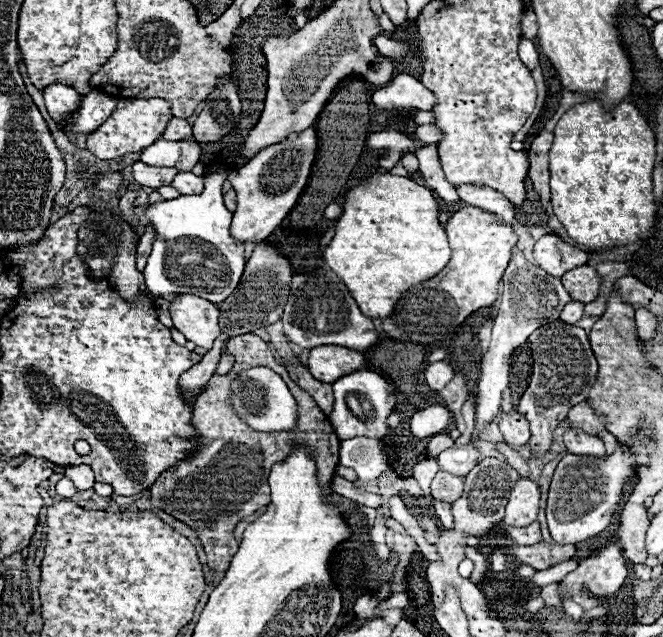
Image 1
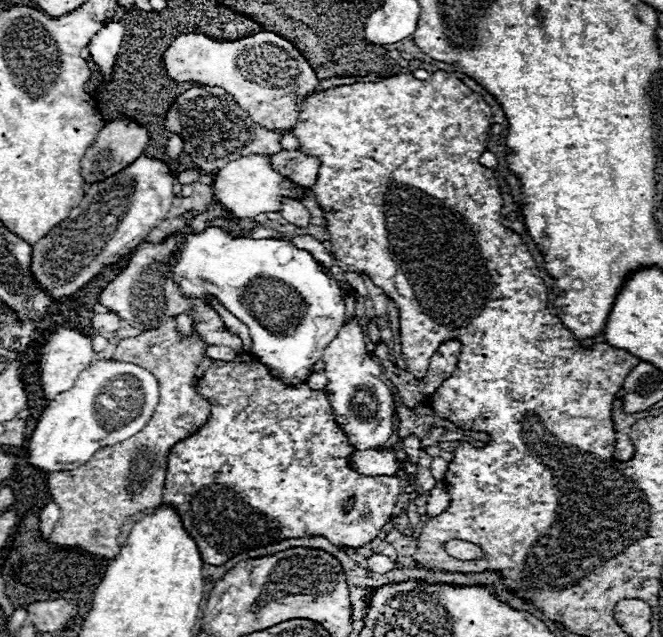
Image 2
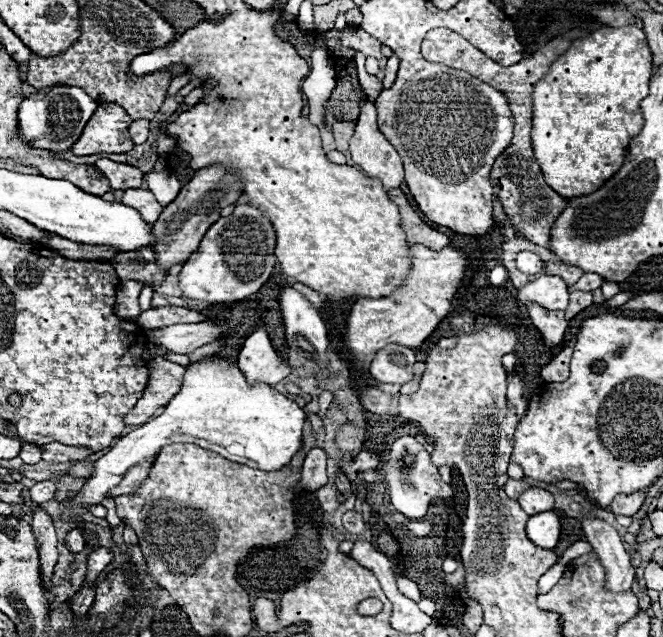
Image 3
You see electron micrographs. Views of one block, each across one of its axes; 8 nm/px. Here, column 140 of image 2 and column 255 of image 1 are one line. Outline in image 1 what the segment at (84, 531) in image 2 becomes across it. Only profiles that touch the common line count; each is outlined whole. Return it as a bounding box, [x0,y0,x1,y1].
[150,334,340,572]

